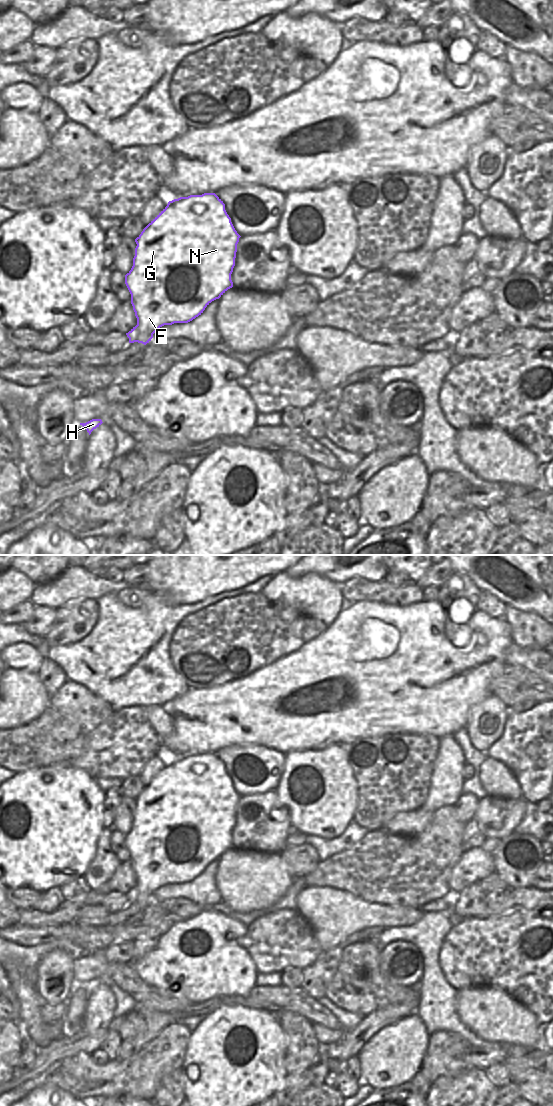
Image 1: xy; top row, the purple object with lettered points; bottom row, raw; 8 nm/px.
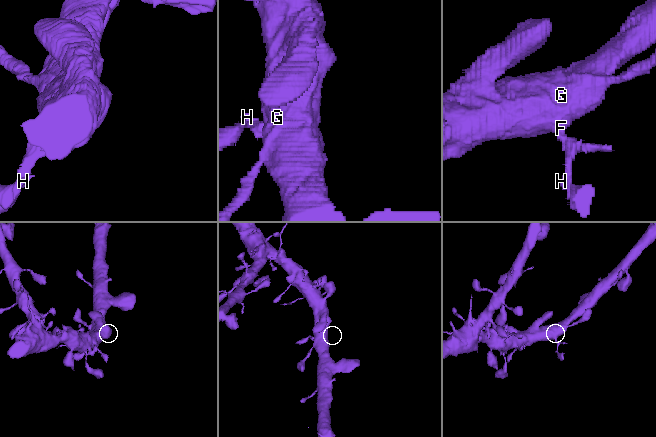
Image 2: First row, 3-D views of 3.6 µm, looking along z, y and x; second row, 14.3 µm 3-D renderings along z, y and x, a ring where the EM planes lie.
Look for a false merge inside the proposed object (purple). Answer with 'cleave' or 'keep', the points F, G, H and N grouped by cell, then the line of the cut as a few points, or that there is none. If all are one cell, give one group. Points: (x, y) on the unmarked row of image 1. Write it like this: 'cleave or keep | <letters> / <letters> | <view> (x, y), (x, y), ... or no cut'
cleave | F G N / H | xy (137, 884), (146, 894), (152, 895)

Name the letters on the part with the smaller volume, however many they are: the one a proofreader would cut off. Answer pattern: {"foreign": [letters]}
{"foreign": ["H"]}

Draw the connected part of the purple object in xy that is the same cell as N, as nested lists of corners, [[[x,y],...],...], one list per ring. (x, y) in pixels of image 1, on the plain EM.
[[[215,753],[190,755],[168,762],[135,799],[137,806],[133,826],[125,835],[125,844],[131,854],[137,885],[146,895],[153,895],[164,885],[192,881],[201,875],[212,861],[219,859],[233,847],[231,834],[240,797],[225,770],[225,764]]]

